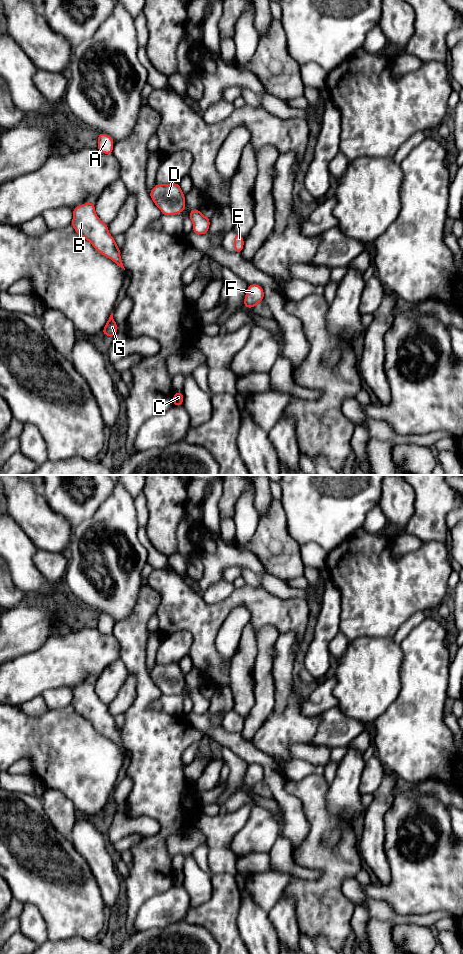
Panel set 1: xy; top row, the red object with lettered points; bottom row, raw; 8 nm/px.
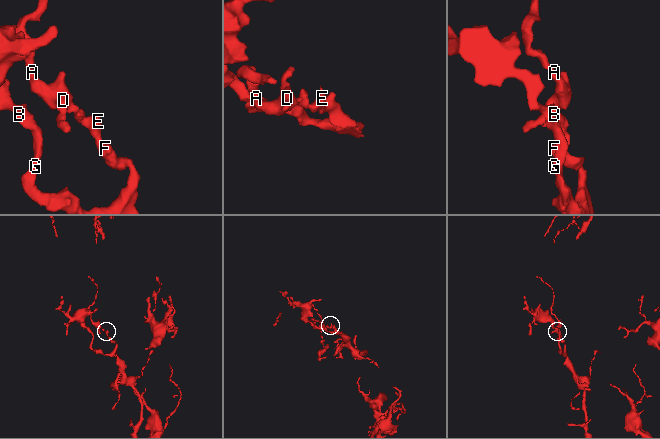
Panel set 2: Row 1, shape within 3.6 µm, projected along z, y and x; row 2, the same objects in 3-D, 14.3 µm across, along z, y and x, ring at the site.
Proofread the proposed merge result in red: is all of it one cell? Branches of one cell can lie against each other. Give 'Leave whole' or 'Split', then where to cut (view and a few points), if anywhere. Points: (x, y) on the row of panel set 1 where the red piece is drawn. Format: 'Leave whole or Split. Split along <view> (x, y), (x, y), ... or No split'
Leave whole. No split

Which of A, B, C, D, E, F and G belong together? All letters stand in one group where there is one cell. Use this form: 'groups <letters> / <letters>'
groups A B C D E F G

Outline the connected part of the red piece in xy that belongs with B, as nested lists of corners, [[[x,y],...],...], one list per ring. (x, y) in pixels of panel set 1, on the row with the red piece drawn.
[[[88,202],[73,208],[71,222],[74,230],[88,240],[96,251],[124,268],[120,256],[120,248],[108,231],[108,225],[99,219],[95,212],[94,202]]]

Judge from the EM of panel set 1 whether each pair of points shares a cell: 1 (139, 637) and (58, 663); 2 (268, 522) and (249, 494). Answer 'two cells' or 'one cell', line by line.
1: two cells
2: two cells

